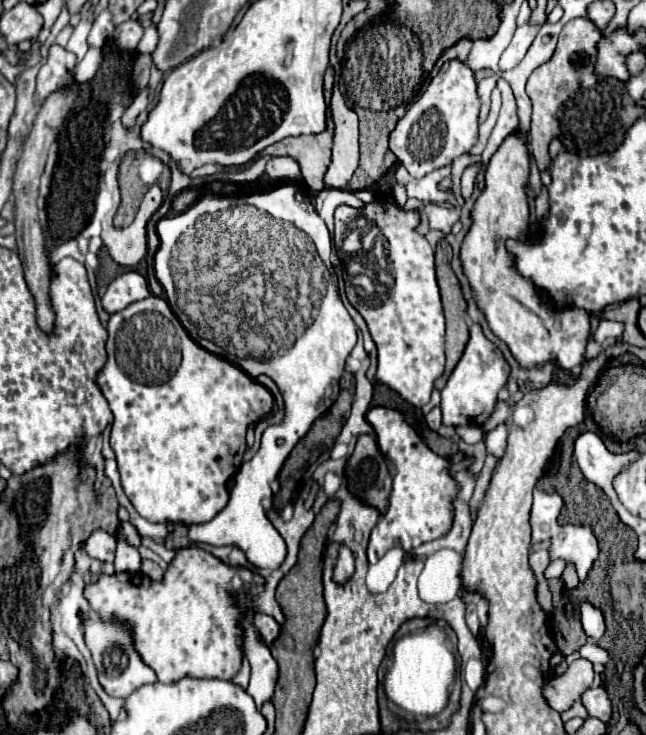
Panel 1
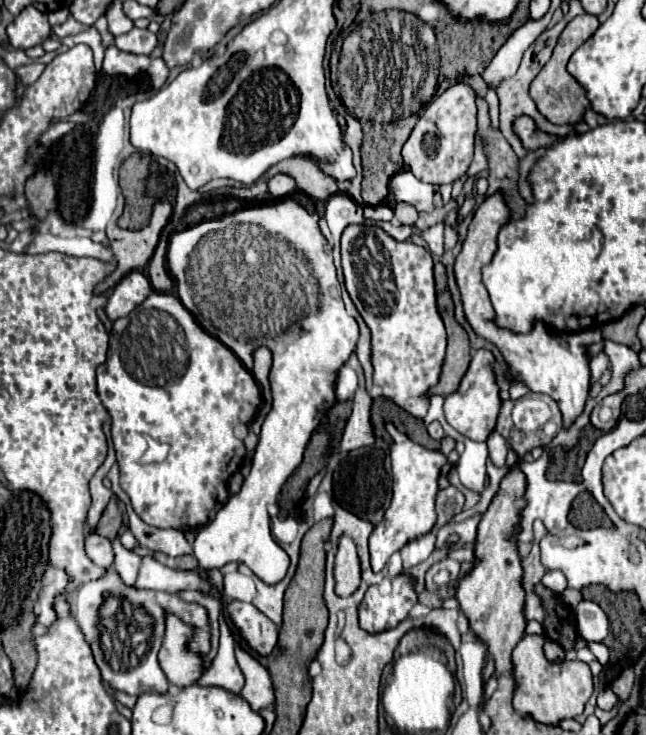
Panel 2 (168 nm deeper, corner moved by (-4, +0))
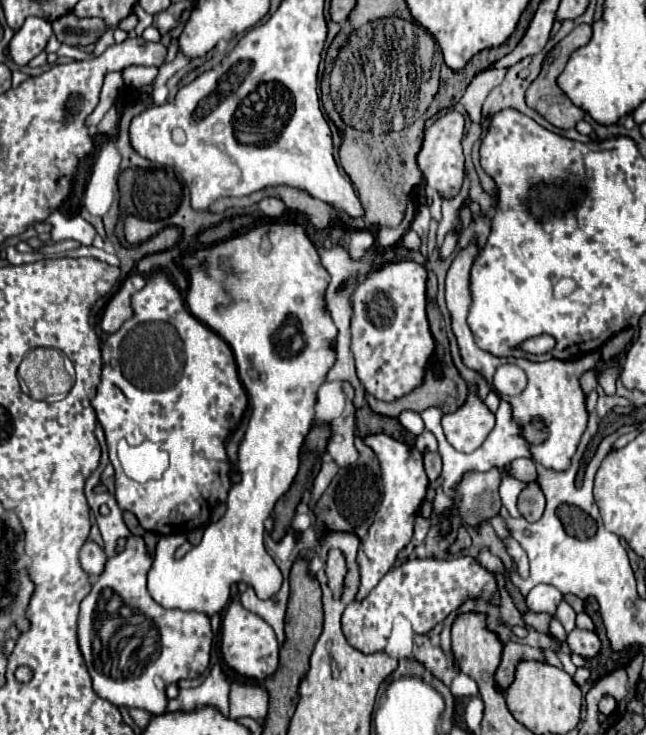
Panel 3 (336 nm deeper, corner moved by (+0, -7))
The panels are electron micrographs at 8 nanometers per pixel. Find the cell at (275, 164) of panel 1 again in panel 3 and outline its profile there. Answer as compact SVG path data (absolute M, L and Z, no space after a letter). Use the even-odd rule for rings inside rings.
M262 199L262 201L258 203L258 207L260 207L262 215L264 215L264 217L270 217L270 219L280 217L280 215L284 213L284 209L286 209L280 199Z

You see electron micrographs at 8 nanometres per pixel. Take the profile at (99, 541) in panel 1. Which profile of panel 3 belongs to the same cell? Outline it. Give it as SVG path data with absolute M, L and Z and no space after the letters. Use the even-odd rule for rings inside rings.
M86 541L80 549L80 563L88 575L100 575L106 565L106 553L94 541Z

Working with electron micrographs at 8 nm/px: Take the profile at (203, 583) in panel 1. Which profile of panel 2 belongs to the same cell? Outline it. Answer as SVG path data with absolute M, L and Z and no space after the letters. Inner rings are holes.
M166 614L166 630L162 638L162 648L158 652L160 668L164 670L166 678L176 684L178 688L186 688L198 682L198 676L204 674L204 656L198 656L198 652L190 652L190 640L194 638L194 626L186 624L174 614Z

